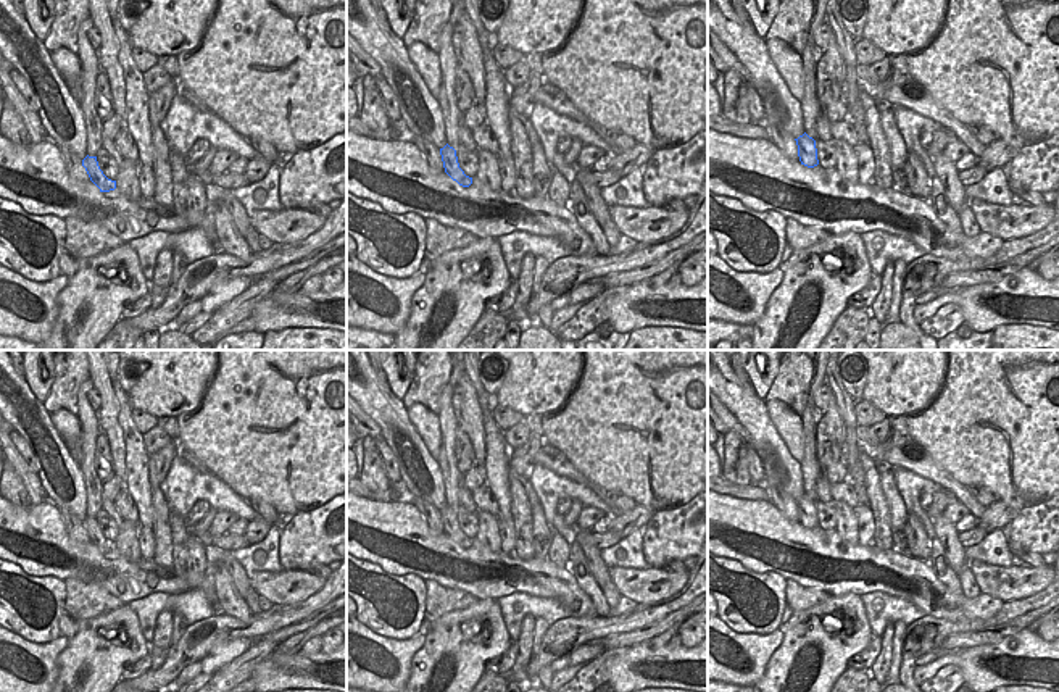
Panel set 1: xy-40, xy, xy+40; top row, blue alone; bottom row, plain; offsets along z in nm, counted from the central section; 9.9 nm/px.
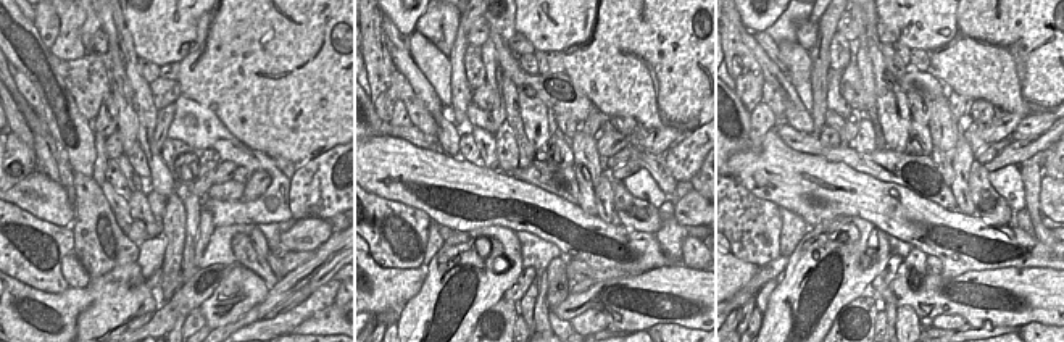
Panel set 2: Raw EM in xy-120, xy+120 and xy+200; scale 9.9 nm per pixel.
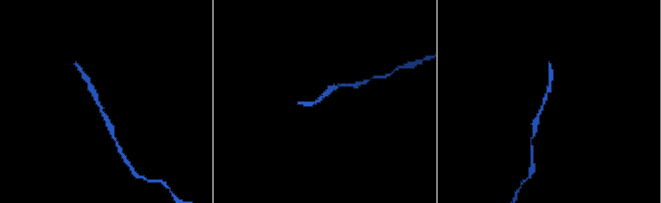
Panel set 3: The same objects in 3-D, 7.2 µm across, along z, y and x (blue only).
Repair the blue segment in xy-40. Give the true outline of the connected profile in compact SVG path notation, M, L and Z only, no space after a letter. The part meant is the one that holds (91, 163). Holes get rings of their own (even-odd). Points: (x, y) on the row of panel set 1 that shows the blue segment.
M85 156L82 160L90 181L100 189L100 192L110 192L116 189L116 181L108 179L98 166L97 156Z

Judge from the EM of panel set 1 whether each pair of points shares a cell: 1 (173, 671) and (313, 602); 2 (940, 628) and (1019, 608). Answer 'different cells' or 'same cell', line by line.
1: same cell
2: same cell

